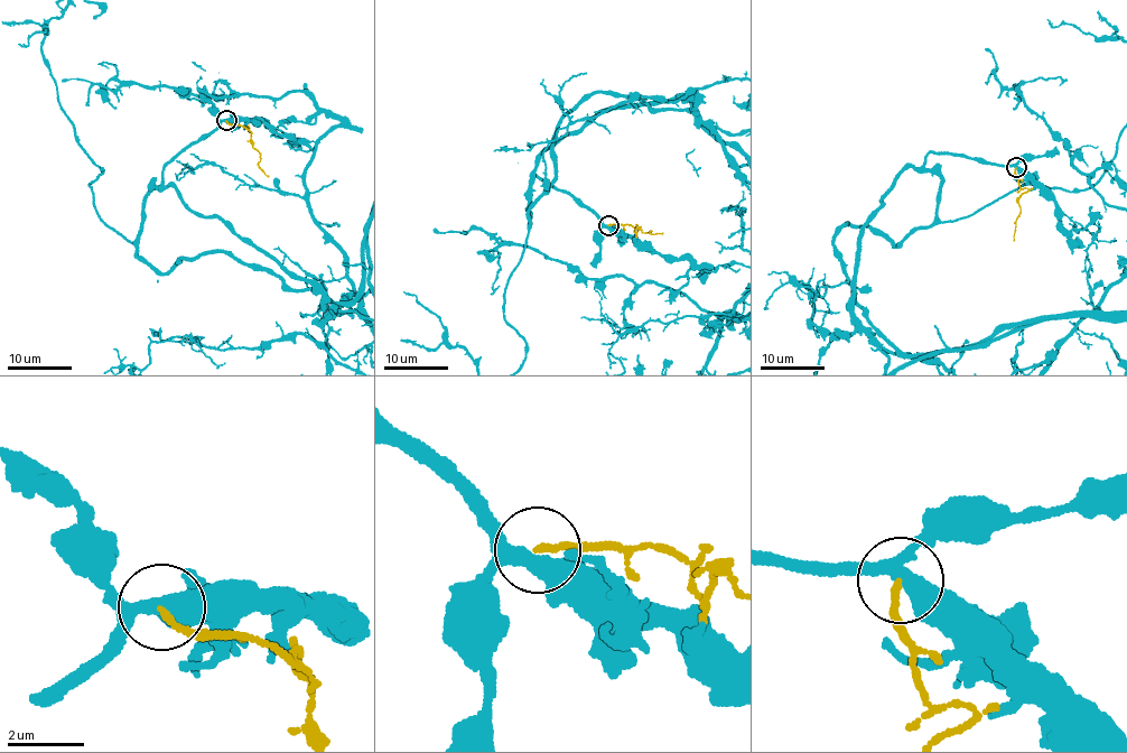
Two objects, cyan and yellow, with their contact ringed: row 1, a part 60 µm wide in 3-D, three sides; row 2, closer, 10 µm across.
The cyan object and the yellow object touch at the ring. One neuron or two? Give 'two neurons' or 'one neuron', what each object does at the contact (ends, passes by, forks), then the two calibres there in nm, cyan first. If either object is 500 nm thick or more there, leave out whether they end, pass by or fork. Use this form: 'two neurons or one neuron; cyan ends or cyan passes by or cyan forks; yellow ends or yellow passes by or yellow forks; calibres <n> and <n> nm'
two neurons; cyan forks; yellow ends; calibres 360 and 160 nm

